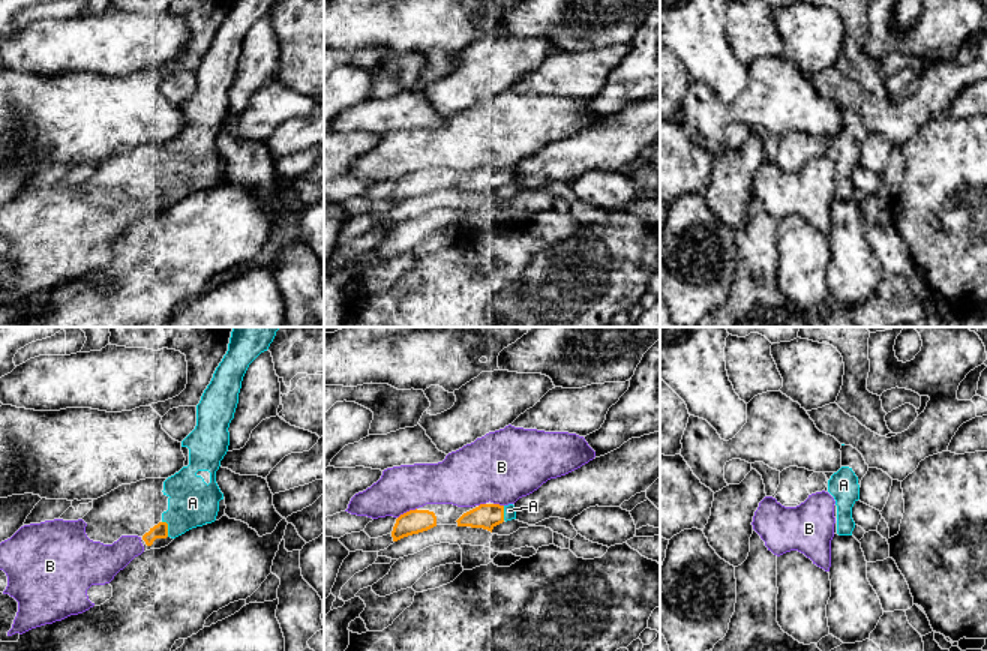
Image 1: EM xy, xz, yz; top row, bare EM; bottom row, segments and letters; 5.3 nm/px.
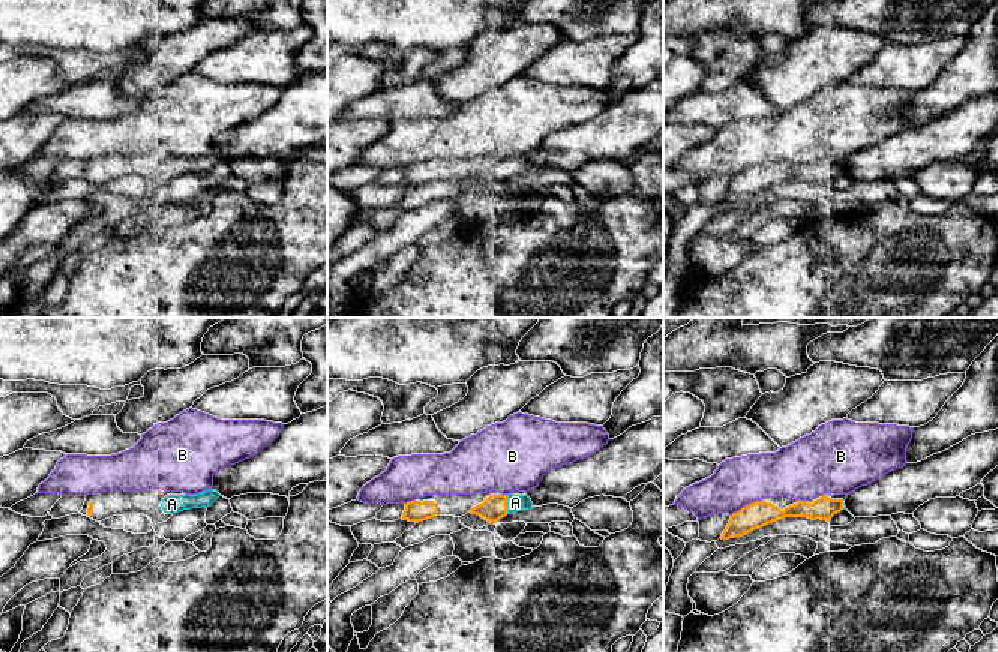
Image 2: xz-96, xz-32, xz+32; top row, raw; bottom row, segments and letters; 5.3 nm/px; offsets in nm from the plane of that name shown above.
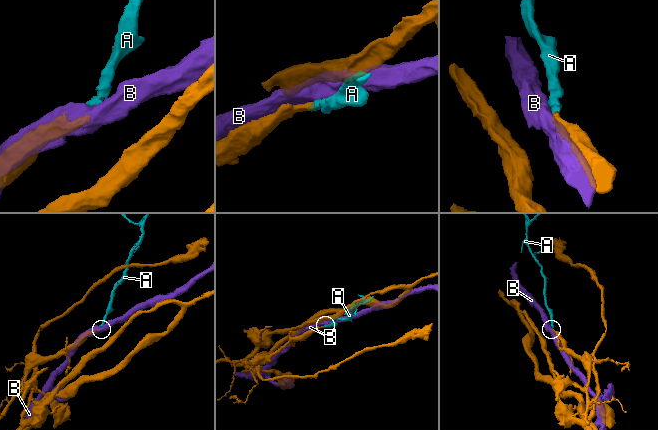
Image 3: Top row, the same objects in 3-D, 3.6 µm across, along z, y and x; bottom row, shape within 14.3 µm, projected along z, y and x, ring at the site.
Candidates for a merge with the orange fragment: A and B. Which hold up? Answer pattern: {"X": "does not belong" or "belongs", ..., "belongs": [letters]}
{"A": "belongs", "B": "does not belong", "belongs": ["A"]}

